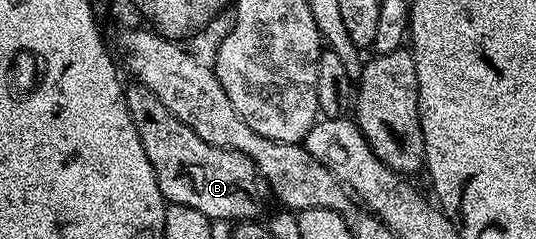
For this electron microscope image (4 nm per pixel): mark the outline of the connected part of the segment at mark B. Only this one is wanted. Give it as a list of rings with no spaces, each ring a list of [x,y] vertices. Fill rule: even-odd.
[[[133,83],[125,89],[125,102],[131,111],[135,131],[139,131],[139,143],[151,159],[159,191],[166,202],[191,207],[204,217],[217,221],[236,223],[255,219],[255,197],[253,185],[259,171],[243,155],[234,149],[224,149],[199,139],[187,123],[183,123],[147,86]],[[248,161],[248,163],[241,163]]]

